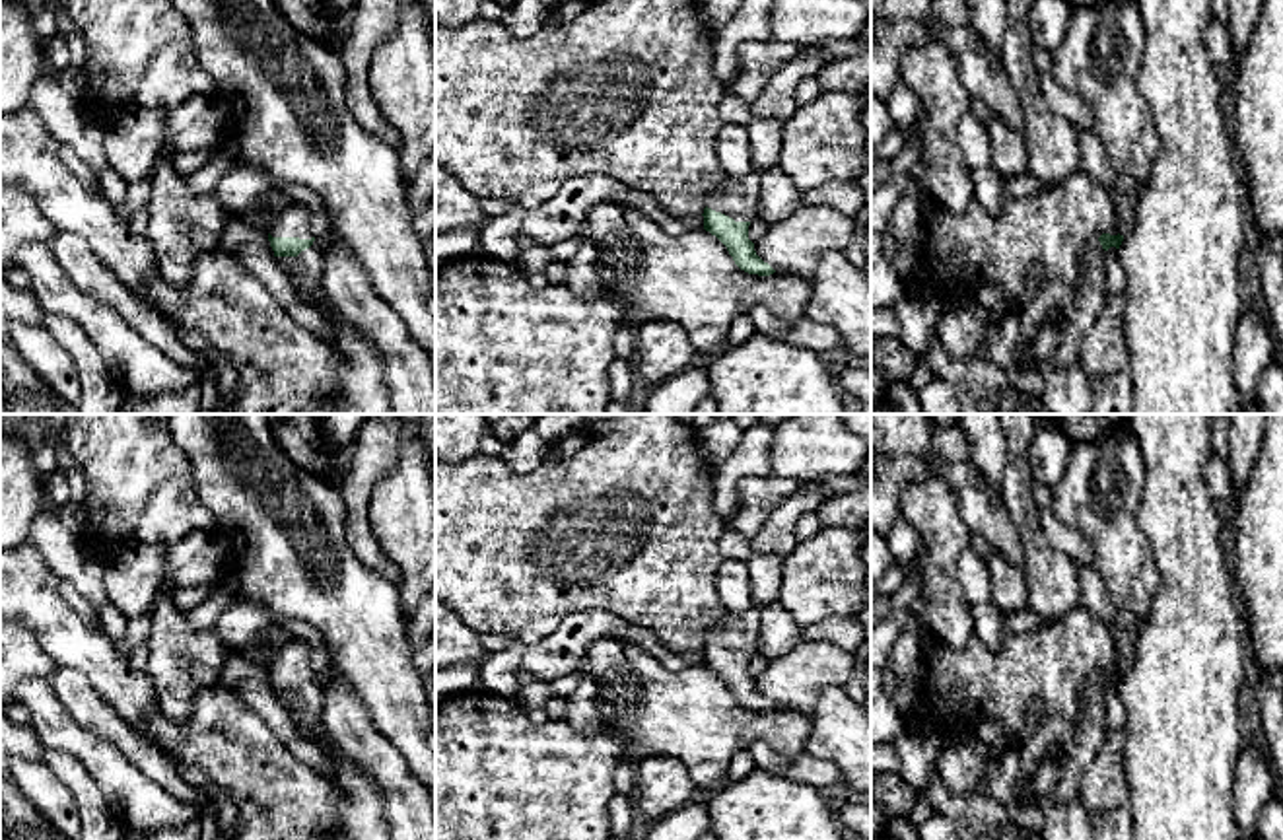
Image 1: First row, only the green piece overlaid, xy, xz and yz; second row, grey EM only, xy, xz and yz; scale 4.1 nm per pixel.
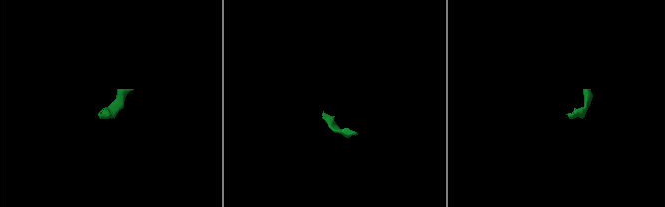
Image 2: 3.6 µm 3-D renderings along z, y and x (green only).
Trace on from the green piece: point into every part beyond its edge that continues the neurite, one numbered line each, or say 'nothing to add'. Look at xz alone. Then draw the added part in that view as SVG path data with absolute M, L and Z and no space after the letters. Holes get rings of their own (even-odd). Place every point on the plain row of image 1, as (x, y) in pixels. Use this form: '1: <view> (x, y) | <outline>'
1: xz (737, 634) | M756 607L741 614L725 614L706 636L706 642L735 657L754 657L758 653L760 612Z

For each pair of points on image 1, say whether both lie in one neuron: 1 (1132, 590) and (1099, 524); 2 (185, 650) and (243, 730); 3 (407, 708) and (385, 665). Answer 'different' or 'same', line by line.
1: same
2: different
3: same

